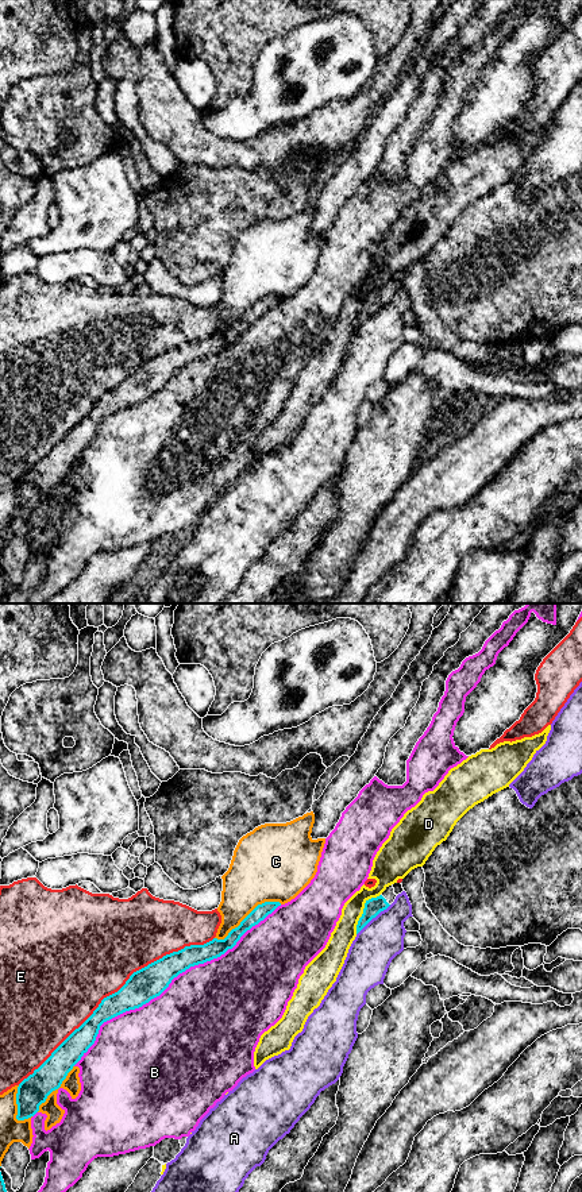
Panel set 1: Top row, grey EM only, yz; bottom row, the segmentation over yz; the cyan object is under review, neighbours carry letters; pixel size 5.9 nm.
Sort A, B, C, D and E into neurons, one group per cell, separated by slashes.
A / B / C / D / E

